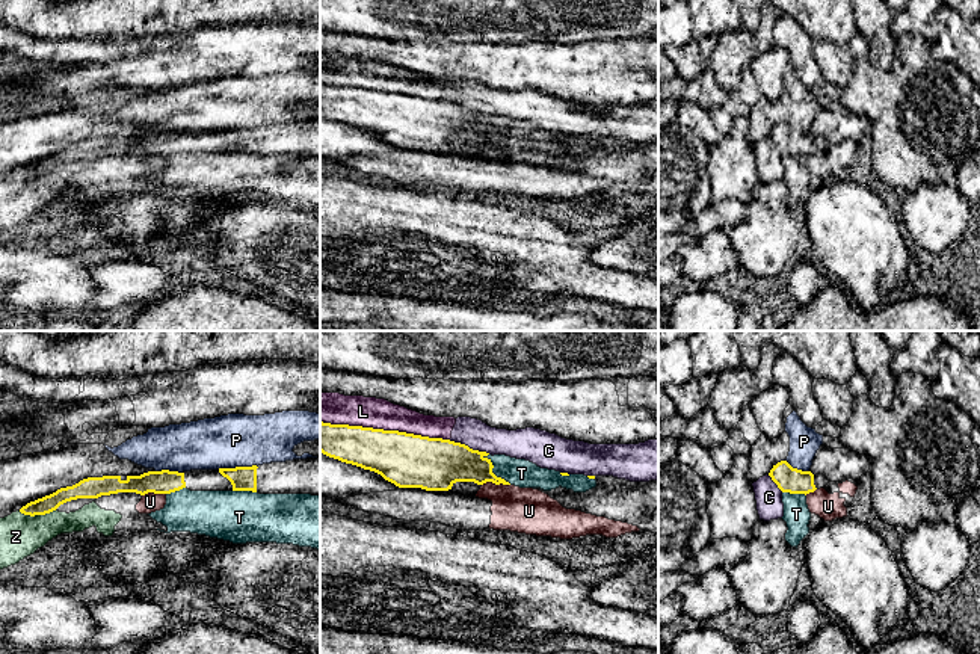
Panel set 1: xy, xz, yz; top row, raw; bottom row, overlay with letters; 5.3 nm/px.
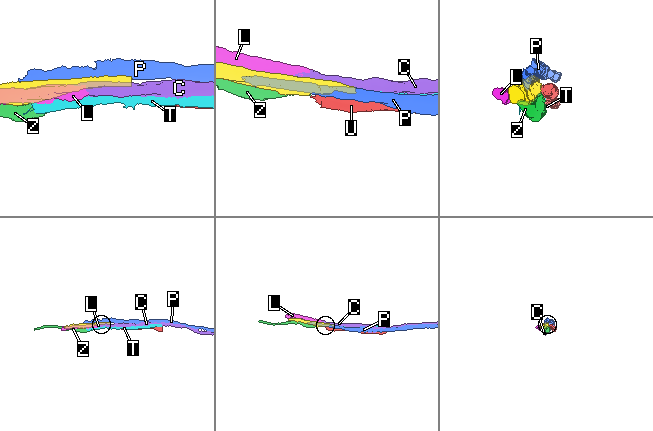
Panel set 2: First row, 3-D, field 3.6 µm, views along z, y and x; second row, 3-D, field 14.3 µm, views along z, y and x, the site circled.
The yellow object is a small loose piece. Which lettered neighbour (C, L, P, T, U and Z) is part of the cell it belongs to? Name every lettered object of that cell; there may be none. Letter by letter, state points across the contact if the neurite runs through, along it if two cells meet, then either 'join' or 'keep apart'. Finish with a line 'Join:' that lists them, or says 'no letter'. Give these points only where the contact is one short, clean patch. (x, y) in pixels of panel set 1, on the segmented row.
C: keep apart
L: keep apart
P: keep apart
T: keep apart
U: border xz (509, 484), (485, 482), (482, 485); keep apart
Z: keep apart
Join: no letter

